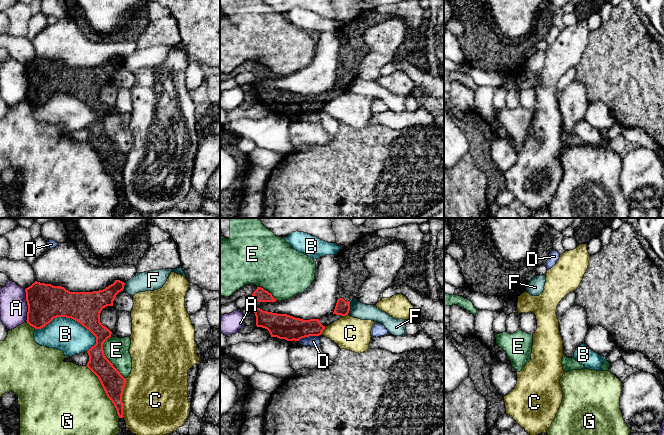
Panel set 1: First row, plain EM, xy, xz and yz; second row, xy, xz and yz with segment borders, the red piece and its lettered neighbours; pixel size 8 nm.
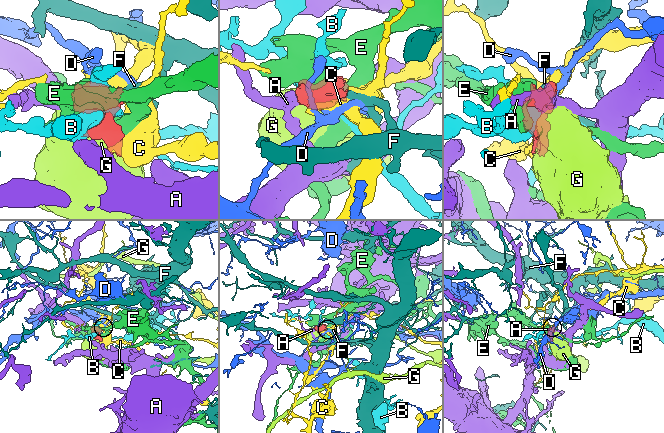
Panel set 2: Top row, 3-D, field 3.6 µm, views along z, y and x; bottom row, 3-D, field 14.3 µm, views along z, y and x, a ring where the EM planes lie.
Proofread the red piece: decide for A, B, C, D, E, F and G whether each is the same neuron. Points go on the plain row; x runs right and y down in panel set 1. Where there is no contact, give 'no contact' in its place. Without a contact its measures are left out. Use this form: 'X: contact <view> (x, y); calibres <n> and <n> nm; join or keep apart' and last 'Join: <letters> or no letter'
A: contact xy (27, 80); calibres 300 and 220 nm; keep apart
B: contact xy (68, 93); calibres 300 and 260 nm; keep apart
C: contact xy (121, 173); calibres 190 and 480 nm; keep apart
D: contact xz (308, 112); calibres 200 and 100 nm; keep apart
E: contact xy (105, 133); calibres 190 and 200 nm; keep apart
F: contact xz (349, 84); calibres 120 and 130 nm; keep apart
G: contact xy (104, 166); calibres 190 and 500 nm; keep apart
Join: no letter

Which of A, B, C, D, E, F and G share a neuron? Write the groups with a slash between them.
A / B / C / D / E / F / G

